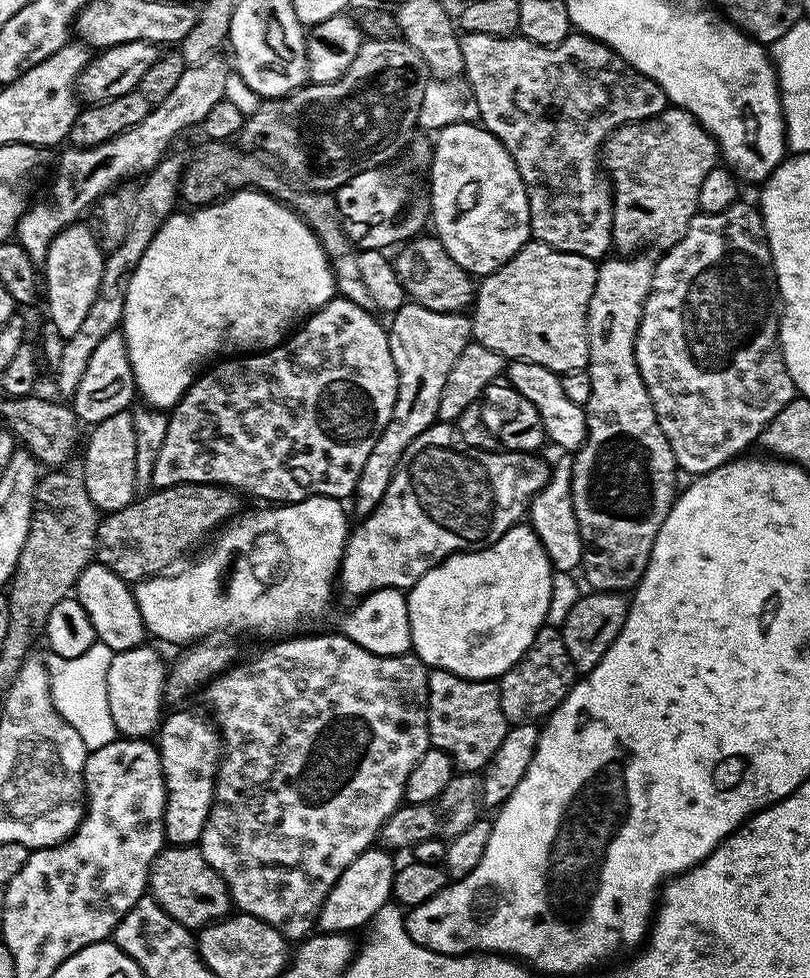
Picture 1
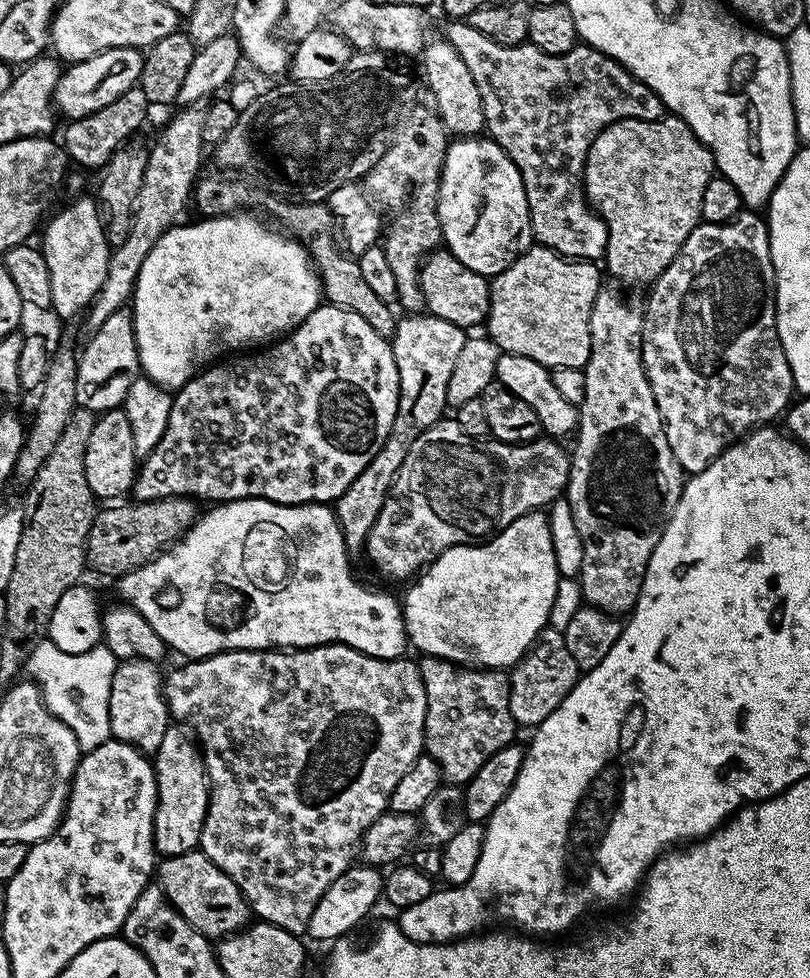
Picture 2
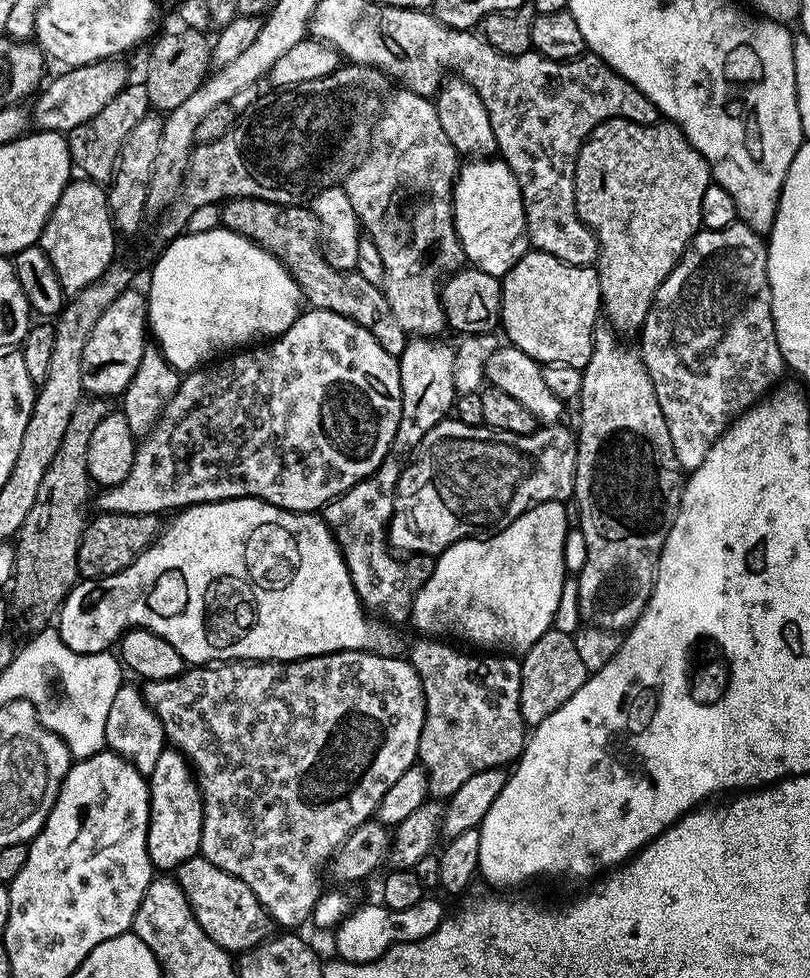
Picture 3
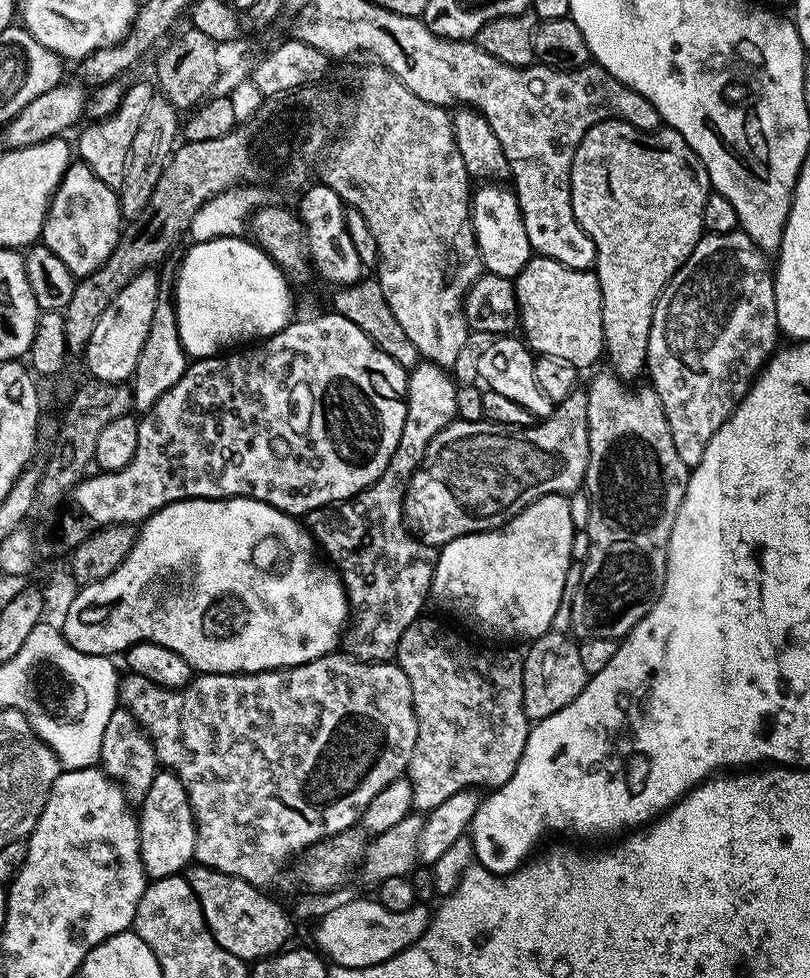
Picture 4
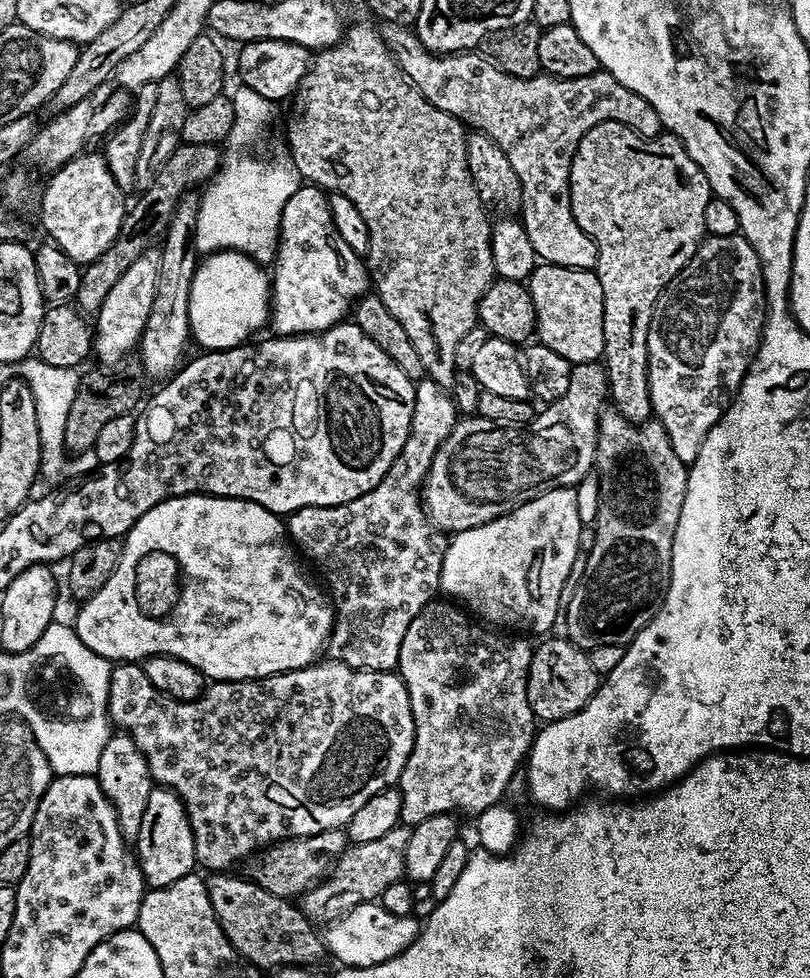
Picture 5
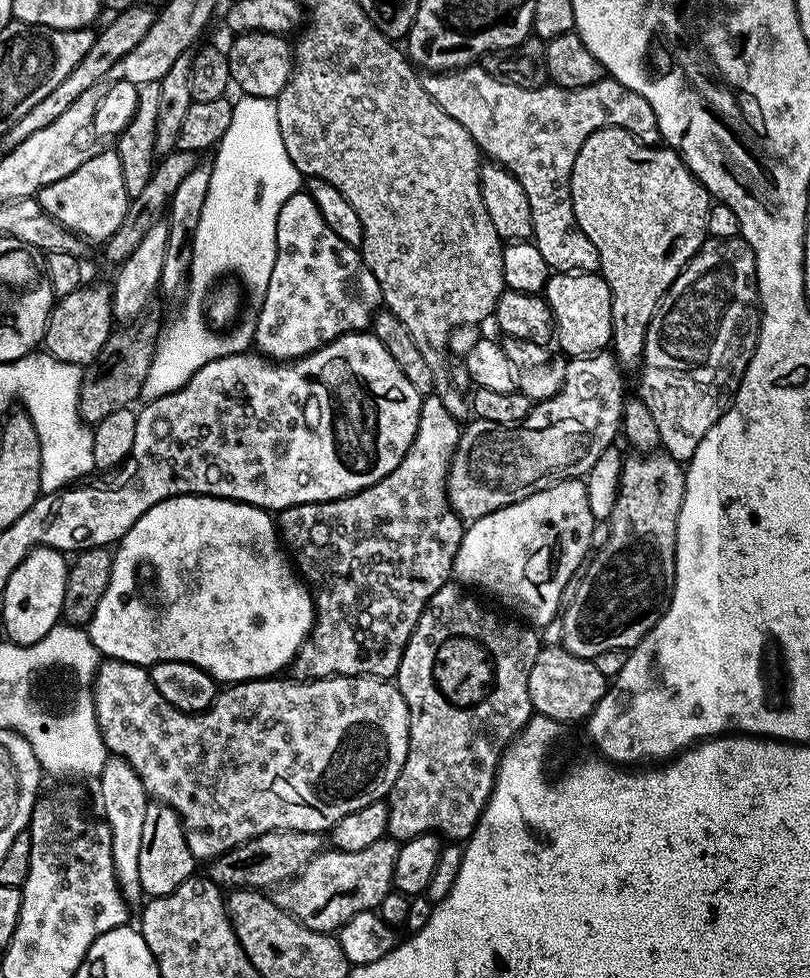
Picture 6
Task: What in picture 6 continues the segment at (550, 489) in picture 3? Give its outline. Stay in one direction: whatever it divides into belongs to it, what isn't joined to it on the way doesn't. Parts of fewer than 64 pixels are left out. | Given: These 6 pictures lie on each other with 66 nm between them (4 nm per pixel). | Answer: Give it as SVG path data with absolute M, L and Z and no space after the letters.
M607 351L568 360L568 369L562 390L549 400L541 400L525 420L516 424L499 424L475 418L463 425L452 466L448 469L448 507L465 522L494 514L514 502L524 500L537 490L555 484L557 480L575 480L587 477L598 462L602 450L613 447L612 440L622 428L624 418L624 380L621 369Z

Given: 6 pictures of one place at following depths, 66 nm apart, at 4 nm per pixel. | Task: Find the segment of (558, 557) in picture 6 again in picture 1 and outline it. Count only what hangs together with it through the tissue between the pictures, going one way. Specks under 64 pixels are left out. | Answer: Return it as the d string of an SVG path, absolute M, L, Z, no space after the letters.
M528 522L513 524L506 534L502 534L502 538L498 538L498 542L489 544L486 548L478 548L475 552L453 552L441 564L434 565L429 572L422 574L422 578L418 578L418 582L413 588L407 589L409 628L412 635L411 651L416 659L422 661L429 669L441 668L450 674L458 674L467 680L496 680L506 675L520 661L522 654L526 654L526 650L530 650L538 630L545 627L550 610L553 571L553 565L548 558L546 549L544 549L543 542L539 540L538 534Z

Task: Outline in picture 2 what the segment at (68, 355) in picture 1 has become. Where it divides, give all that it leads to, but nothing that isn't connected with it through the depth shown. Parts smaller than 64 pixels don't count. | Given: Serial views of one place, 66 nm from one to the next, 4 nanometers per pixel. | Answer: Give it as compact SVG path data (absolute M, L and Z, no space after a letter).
M184 106L179 109L181 112L165 126L160 132L160 137L148 148L148 161L146 170L142 174L142 190L138 190L136 205L132 208L132 225L130 234L126 237L126 242L122 242L120 248L112 248L108 258L108 277L106 282L102 282L102 290L93 298L90 307L87 309L89 333L94 333L110 318L110 314L121 311L131 301L132 291L136 288L136 279L142 270L142 262L146 262L146 254L158 246L158 238L166 234L181 219L184 207L189 207L190 197L194 192L194 185L201 175L200 163L204 160L206 145L202 138L202 112L196 106Z

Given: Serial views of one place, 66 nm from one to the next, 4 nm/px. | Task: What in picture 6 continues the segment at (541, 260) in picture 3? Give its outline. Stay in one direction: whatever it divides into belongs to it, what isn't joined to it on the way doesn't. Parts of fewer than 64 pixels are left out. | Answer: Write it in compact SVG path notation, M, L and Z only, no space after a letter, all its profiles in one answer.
M556 272L549 275L547 284L544 285L542 295L548 302L548 306L552 311L552 319L554 321L554 340L558 345L560 343L559 351L568 358L579 358L581 356L590 356L597 352L605 351L612 343L612 319L610 318L610 286L604 281L603 276L596 272Z

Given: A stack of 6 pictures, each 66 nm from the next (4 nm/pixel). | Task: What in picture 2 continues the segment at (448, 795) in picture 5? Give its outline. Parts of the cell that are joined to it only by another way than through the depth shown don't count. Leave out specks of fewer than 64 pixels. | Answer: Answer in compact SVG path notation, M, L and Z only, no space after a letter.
M424 656L421 661L418 667L426 690L424 752L438 762L447 783L467 785L482 770L486 758L517 739L518 725L510 714L508 676L500 670L465 666L437 656Z

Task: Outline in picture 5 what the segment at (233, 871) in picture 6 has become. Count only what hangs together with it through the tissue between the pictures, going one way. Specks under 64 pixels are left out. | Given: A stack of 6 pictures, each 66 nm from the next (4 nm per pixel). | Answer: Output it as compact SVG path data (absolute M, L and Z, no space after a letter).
M344 828L322 830L309 836L289 836L286 840L278 840L259 852L252 853L243 861L242 872L247 879L262 886L262 890L270 890L270 894L278 894L278 898L283 900L292 900L303 896L319 884L332 871L332 867L346 851L349 843Z

